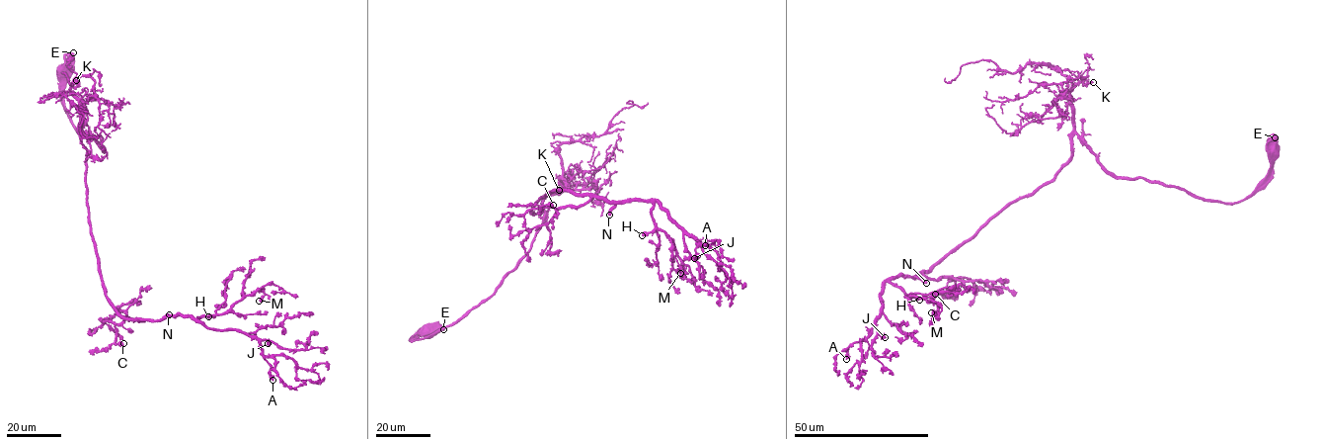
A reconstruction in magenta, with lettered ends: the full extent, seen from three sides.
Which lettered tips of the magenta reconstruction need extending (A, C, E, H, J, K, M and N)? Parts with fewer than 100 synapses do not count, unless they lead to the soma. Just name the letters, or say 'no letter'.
N

